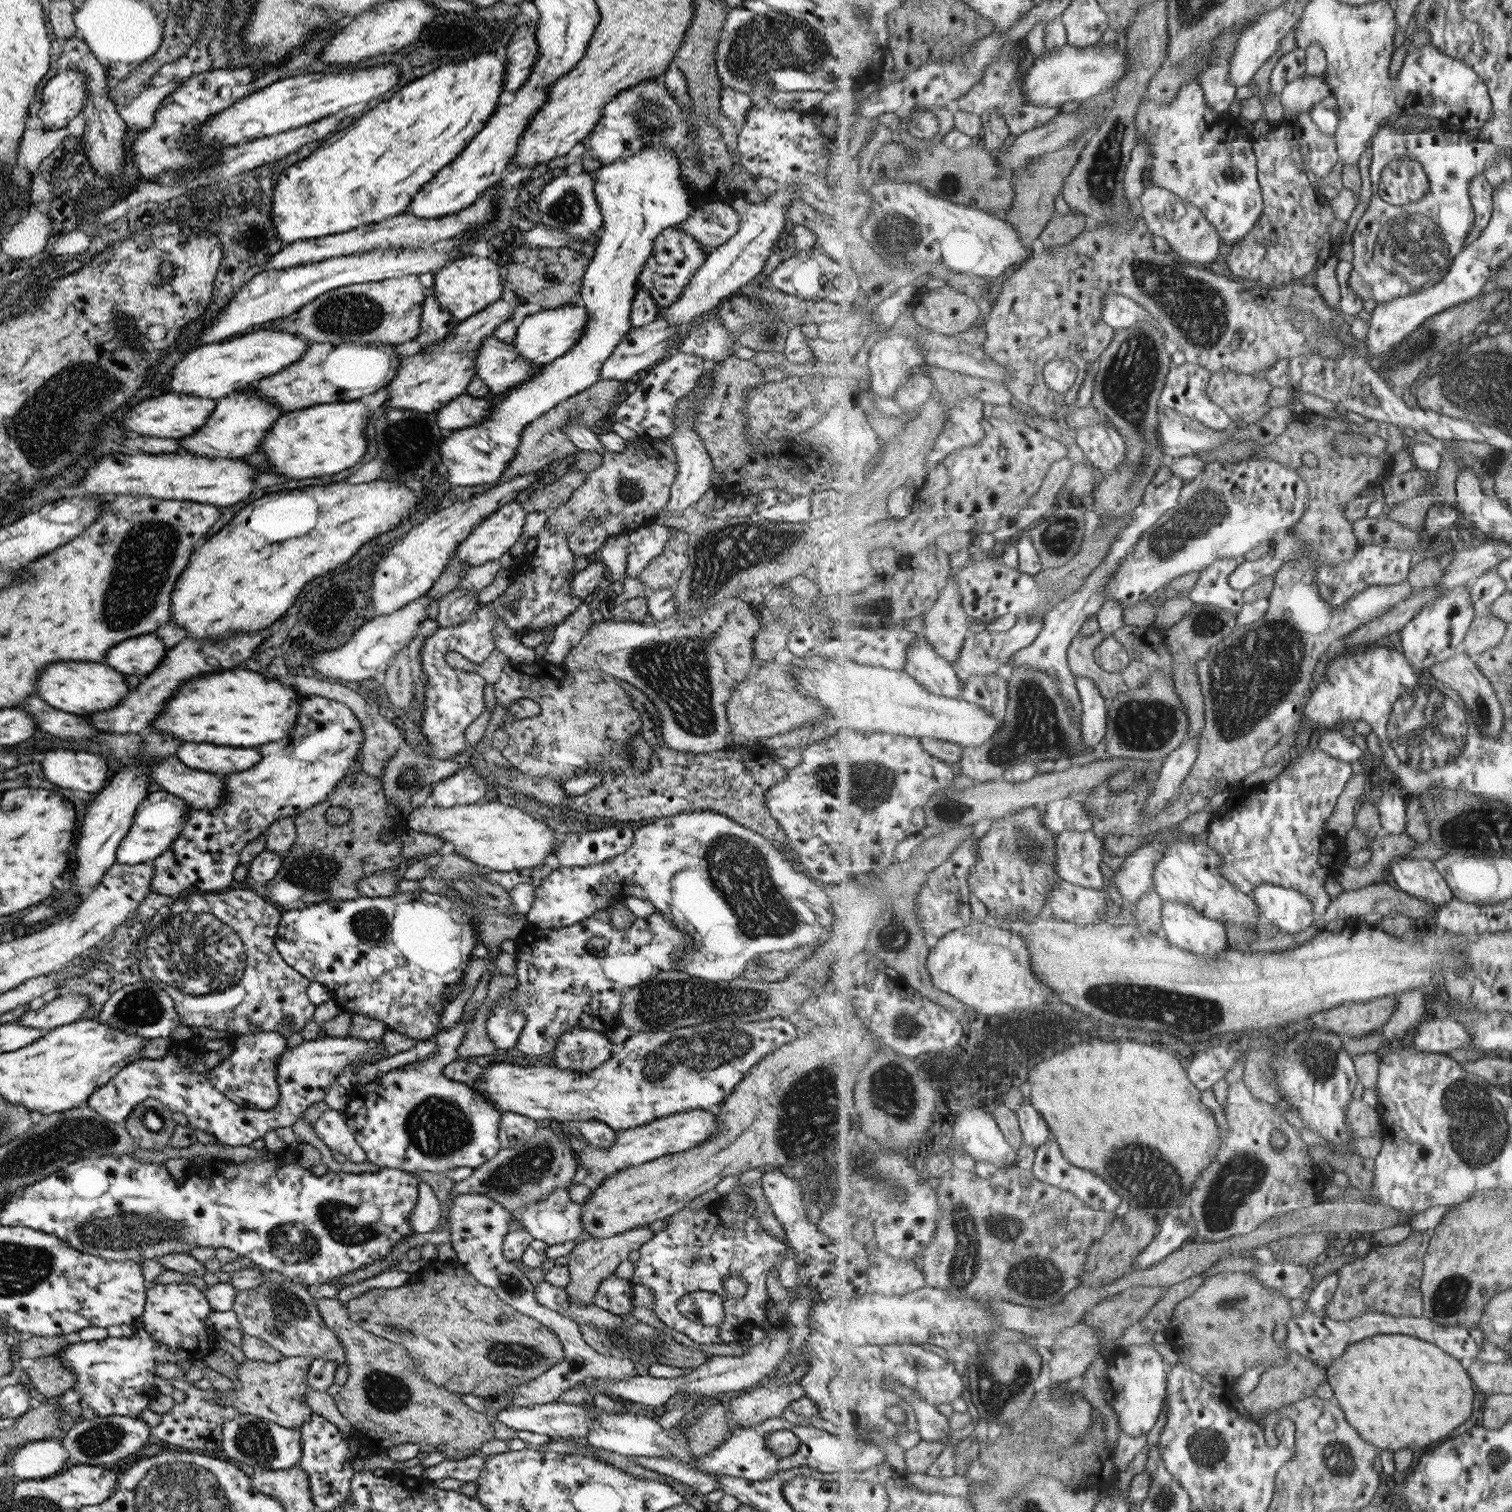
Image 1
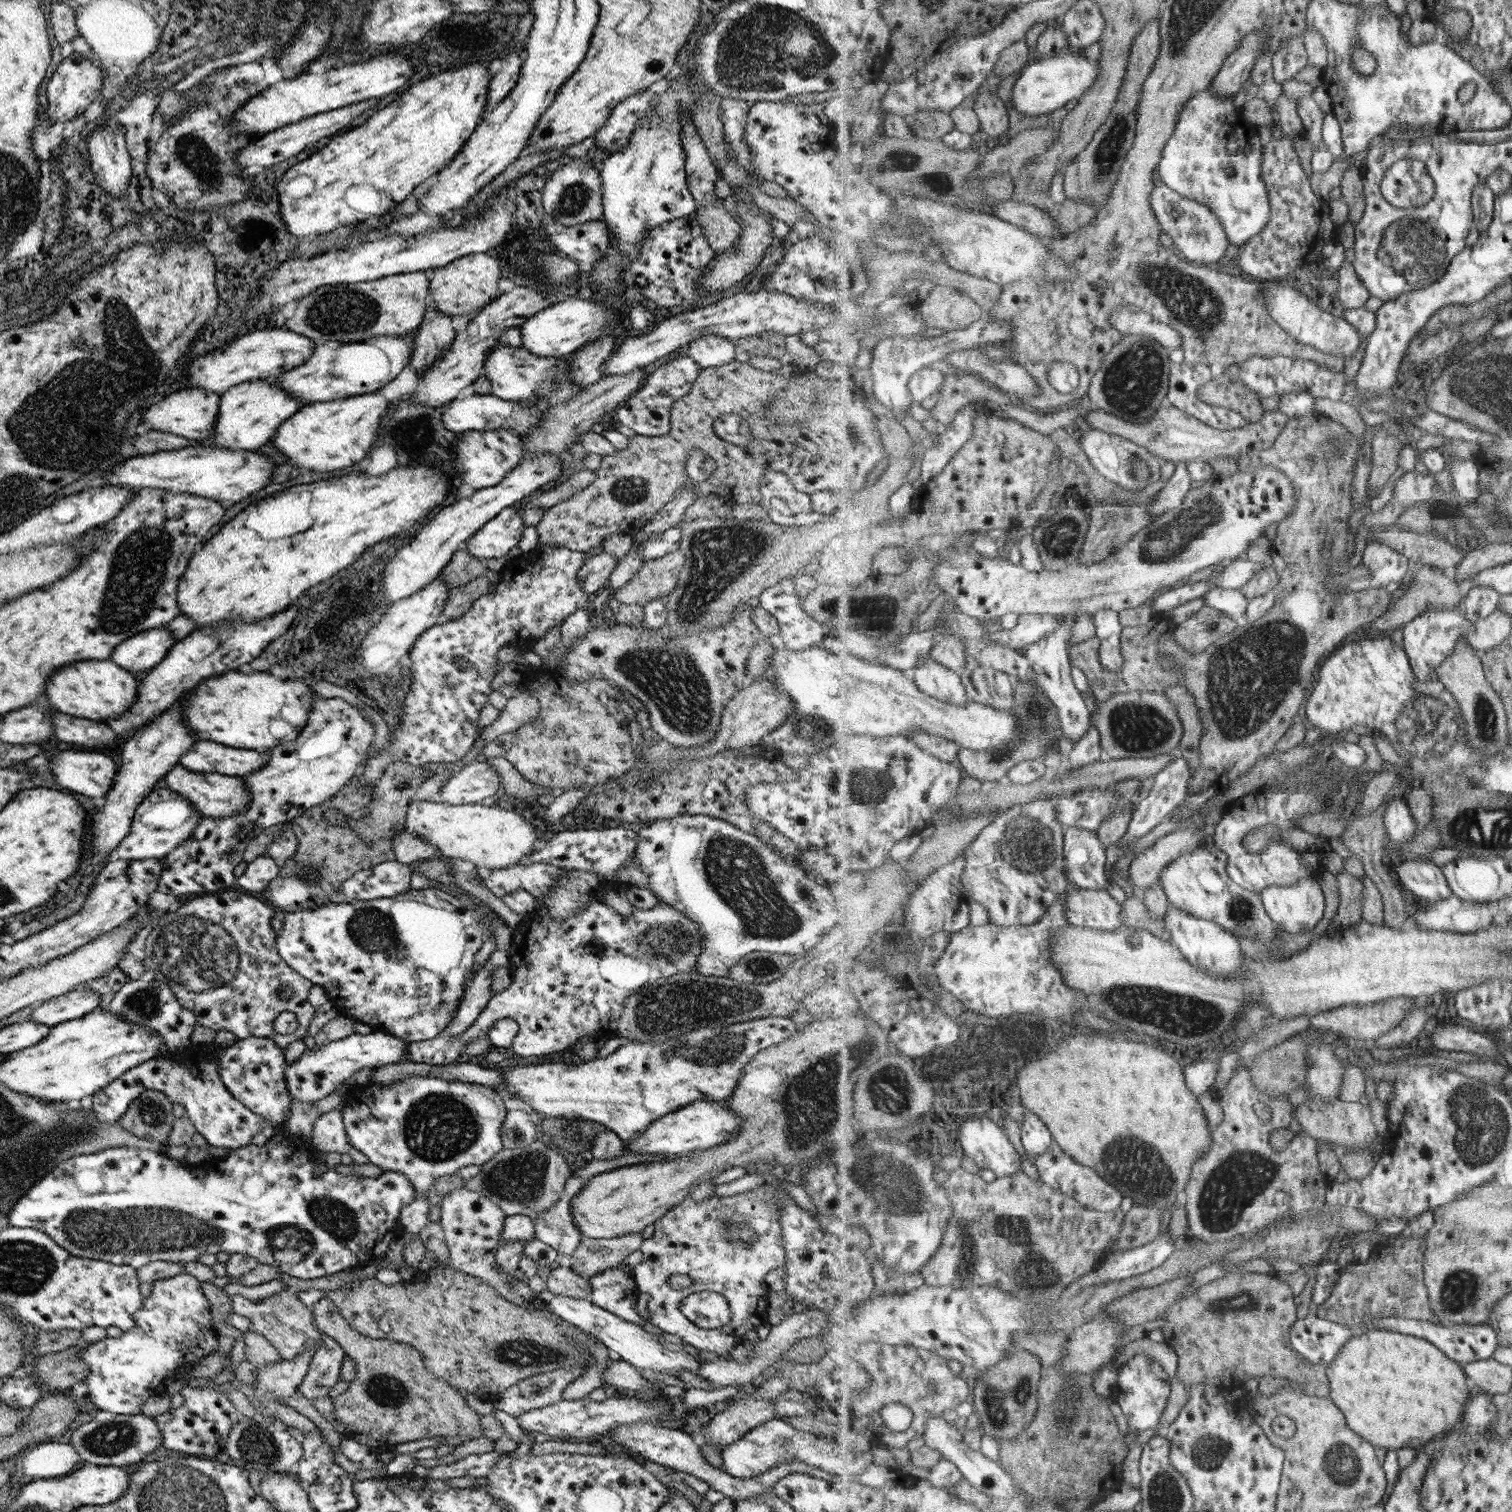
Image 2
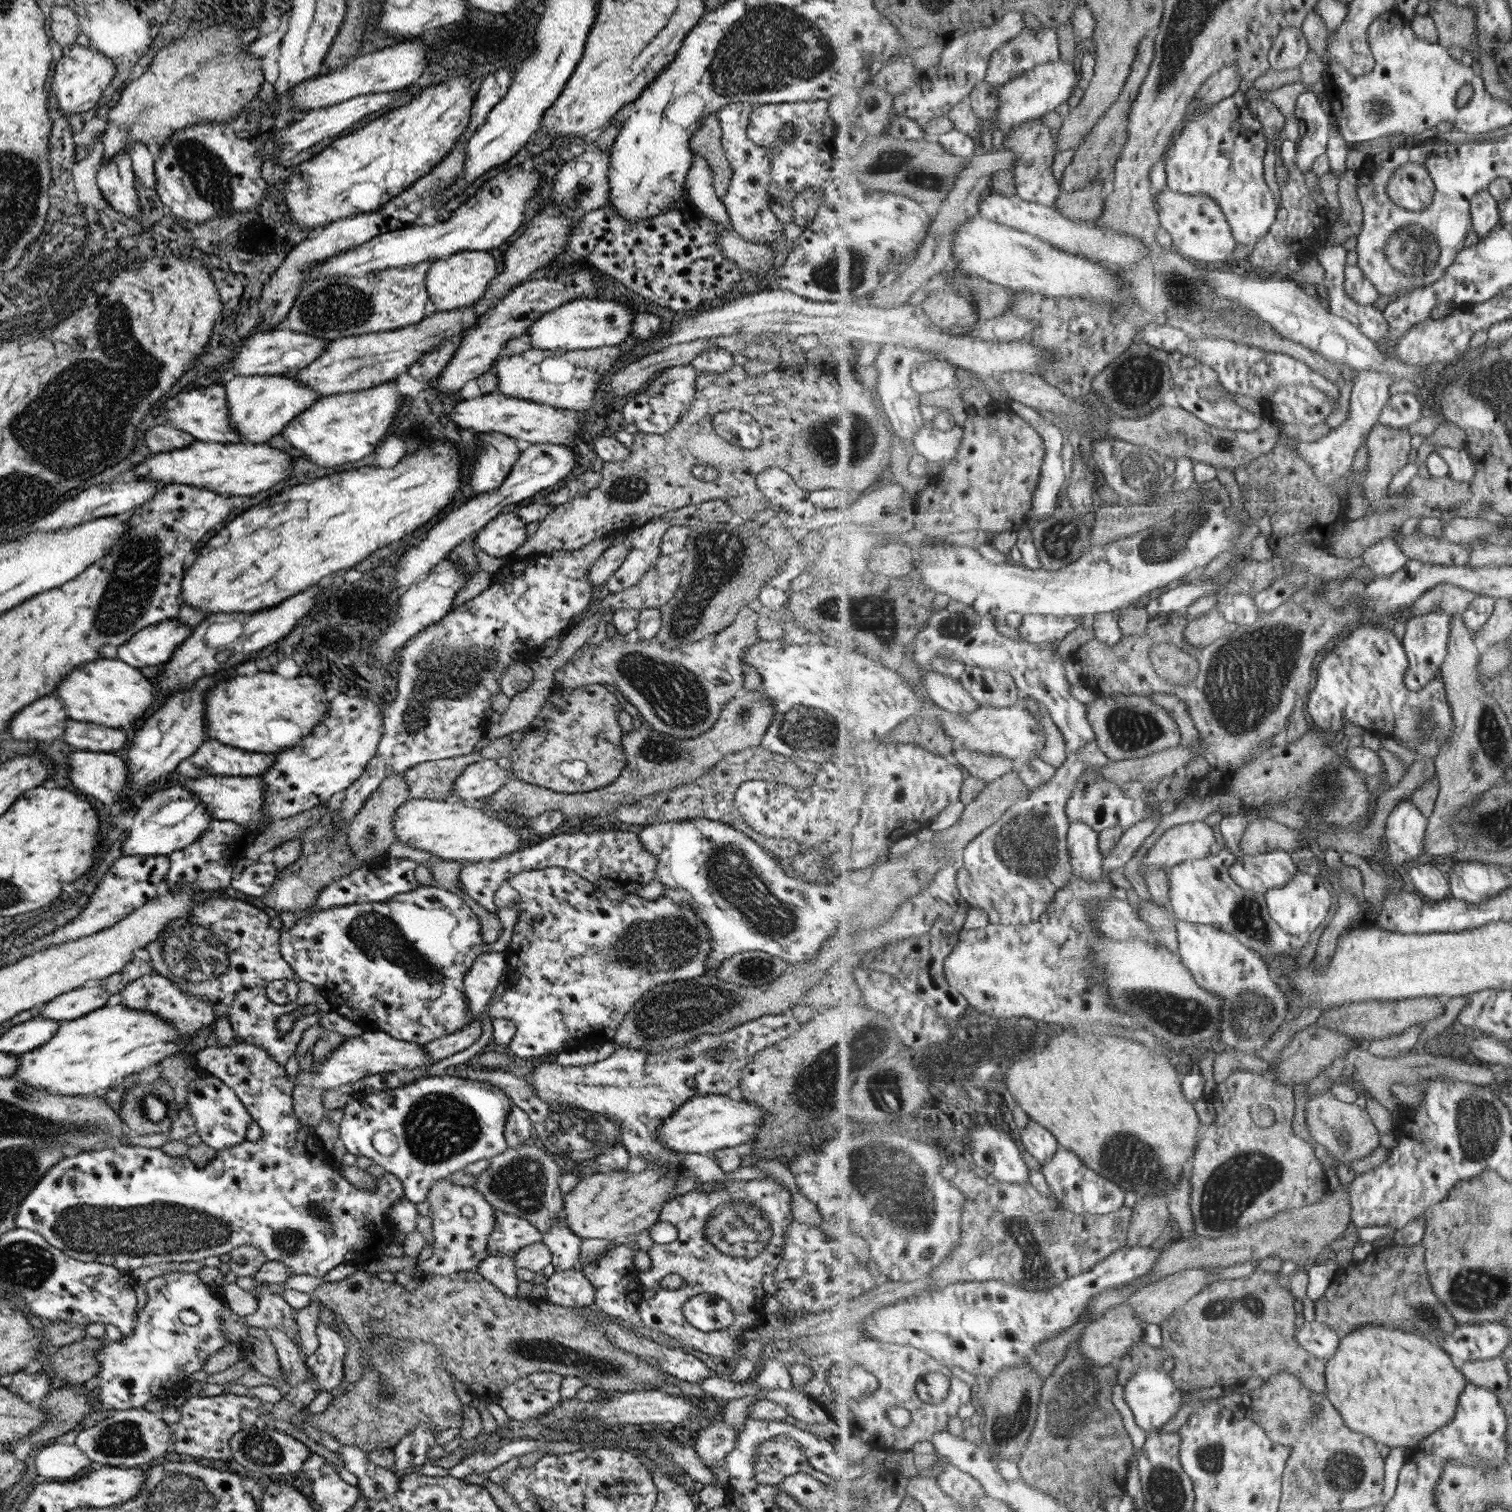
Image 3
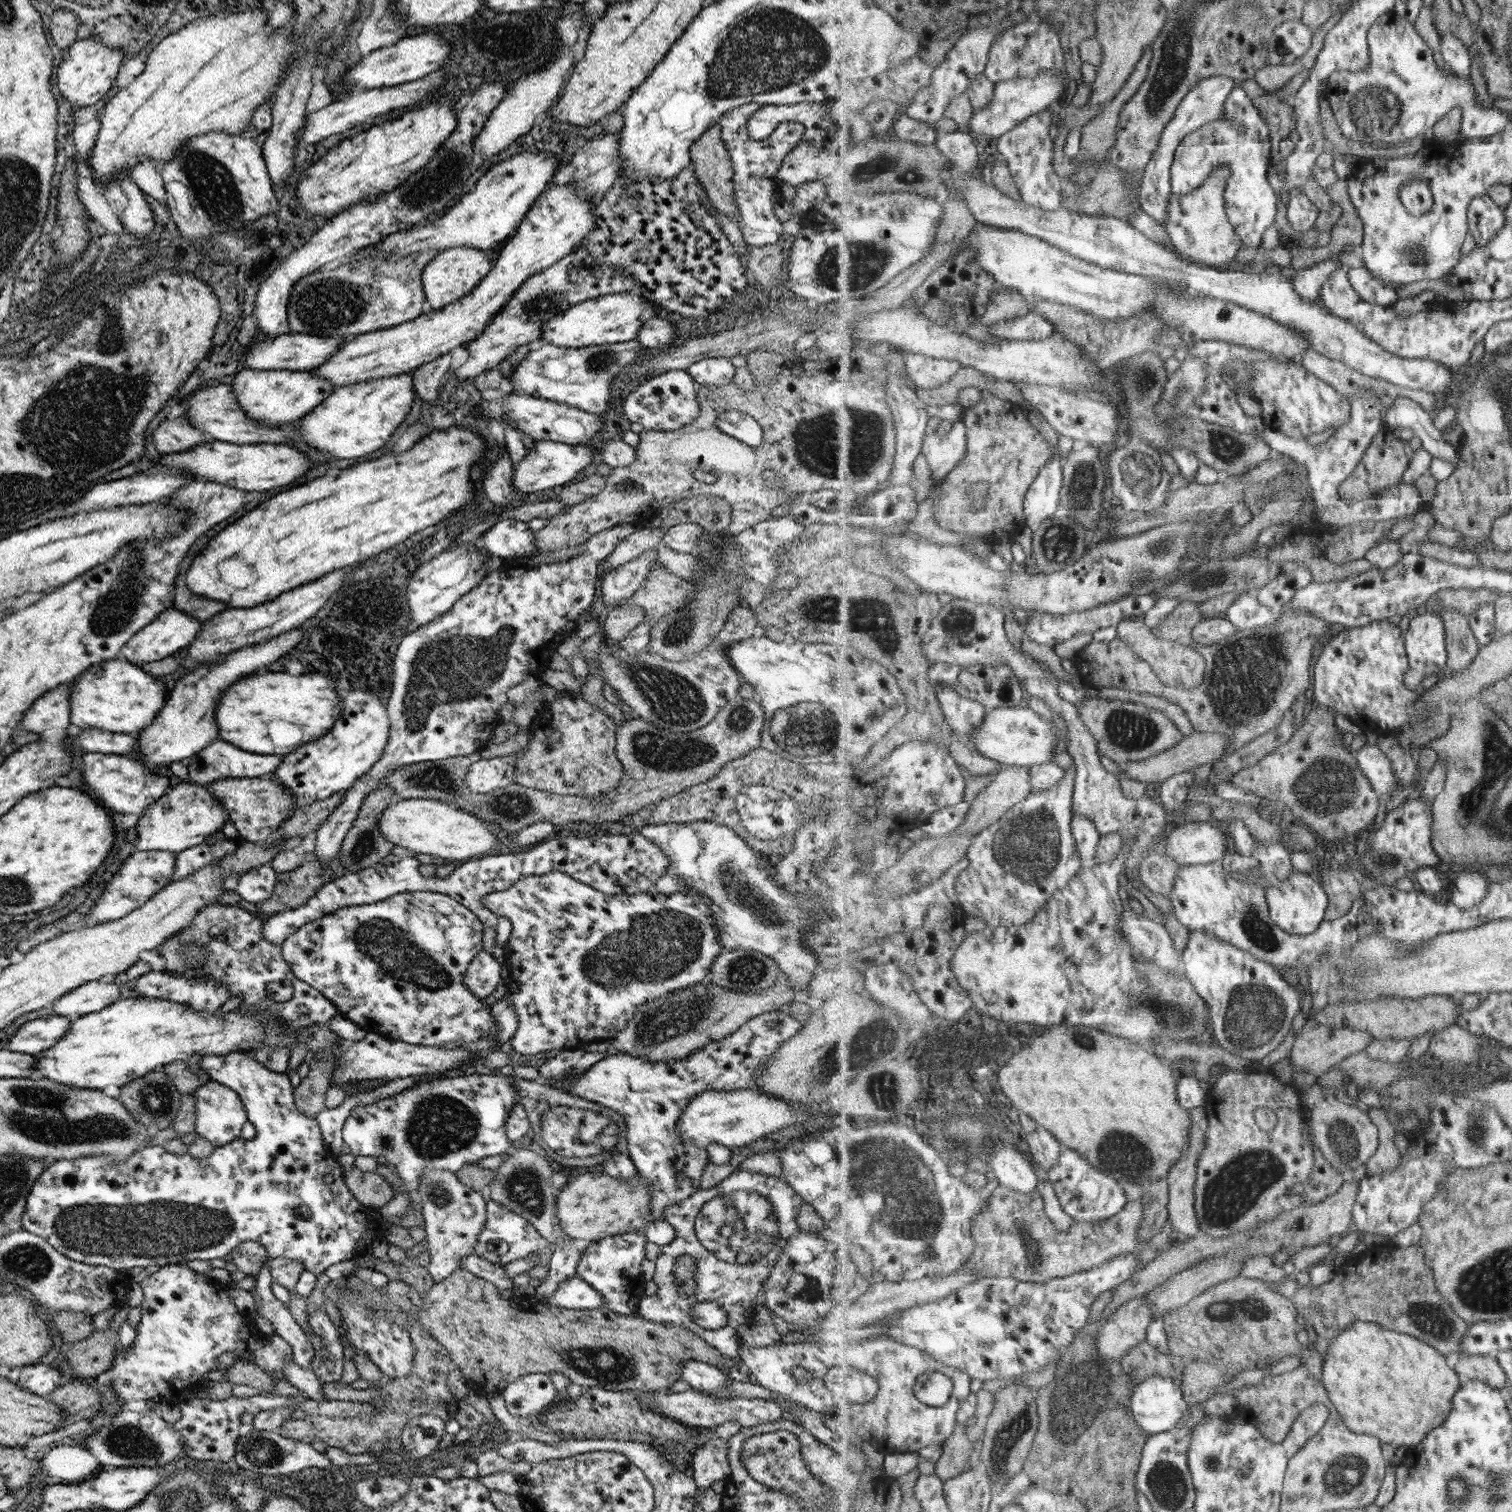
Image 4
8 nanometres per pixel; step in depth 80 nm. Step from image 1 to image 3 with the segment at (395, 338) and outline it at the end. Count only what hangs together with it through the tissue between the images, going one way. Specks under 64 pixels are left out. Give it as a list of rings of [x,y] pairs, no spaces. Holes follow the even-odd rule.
[[[423,261],[411,266],[373,271],[360,277],[326,276],[309,281],[304,287],[298,287],[297,294],[289,307],[284,327],[291,332],[303,333],[328,342],[335,338],[390,331],[415,324],[424,317],[423,306],[428,299],[424,278],[429,265],[429,261]]]

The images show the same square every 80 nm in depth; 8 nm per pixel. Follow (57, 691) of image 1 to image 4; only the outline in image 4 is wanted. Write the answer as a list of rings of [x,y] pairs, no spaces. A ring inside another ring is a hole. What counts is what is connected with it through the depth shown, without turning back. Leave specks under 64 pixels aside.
[[[119,657],[92,664],[70,681],[70,723],[77,728],[100,728],[105,732],[121,734],[139,732],[151,724],[155,714],[160,711],[159,708],[165,704],[165,698],[168,698],[165,690],[168,690],[169,687],[168,679],[149,675],[147,672],[143,672],[139,666]]]

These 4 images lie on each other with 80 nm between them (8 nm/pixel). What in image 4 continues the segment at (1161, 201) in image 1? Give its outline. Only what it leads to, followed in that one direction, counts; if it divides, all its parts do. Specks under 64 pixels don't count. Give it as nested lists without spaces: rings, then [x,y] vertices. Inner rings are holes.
[[[1223,165],[1209,174],[1207,182],[1197,191],[1186,195],[1172,193],[1170,196],[1169,218],[1165,229],[1172,244],[1185,259],[1203,266],[1224,268],[1237,258],[1243,242],[1229,220],[1224,195],[1231,175],[1232,168]]]

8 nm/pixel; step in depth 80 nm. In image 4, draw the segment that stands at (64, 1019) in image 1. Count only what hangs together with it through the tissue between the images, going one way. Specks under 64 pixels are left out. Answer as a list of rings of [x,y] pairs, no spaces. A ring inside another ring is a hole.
[[[99,979],[86,981],[58,998],[55,1007],[51,1007],[52,1014],[64,1016],[71,1020],[90,1012],[99,1012],[118,998],[124,997],[126,992],[127,985],[109,984],[101,982]]]

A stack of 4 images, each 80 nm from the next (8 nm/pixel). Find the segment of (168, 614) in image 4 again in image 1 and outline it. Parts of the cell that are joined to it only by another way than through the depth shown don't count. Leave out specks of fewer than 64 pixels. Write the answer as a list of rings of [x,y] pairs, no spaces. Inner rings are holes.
[[[155,632],[142,634],[112,646],[106,652],[103,663],[125,677],[136,675],[142,678],[153,672],[166,649]]]

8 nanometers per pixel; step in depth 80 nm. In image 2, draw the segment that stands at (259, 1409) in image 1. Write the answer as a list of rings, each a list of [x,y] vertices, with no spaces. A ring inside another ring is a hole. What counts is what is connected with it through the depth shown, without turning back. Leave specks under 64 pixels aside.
[[[313,1349],[305,1350],[305,1352],[301,1352],[301,1354],[291,1360],[278,1361],[269,1367],[259,1367],[253,1373],[253,1376],[255,1376],[255,1384],[252,1388],[255,1392],[256,1400],[263,1406],[264,1414],[268,1417],[277,1418],[283,1424],[296,1429],[297,1432],[302,1434],[305,1432],[313,1432],[316,1430],[316,1426],[311,1420],[299,1414],[299,1412],[295,1412],[295,1410],[287,1406],[277,1403],[276,1398],[289,1398],[296,1394],[297,1387],[303,1382],[314,1352]]]

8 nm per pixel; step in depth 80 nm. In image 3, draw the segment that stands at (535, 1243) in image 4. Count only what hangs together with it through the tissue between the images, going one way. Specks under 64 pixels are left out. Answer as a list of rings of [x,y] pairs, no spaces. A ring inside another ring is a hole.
[[[493,1209],[494,1223],[486,1240],[488,1256],[514,1256],[518,1250],[533,1242],[542,1242],[542,1234],[524,1218]]]

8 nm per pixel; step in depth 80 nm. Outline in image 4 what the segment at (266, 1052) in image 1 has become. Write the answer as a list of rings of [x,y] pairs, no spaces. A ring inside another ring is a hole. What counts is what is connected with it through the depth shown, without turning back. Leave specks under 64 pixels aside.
[[[230,1052],[229,1054],[209,1054],[201,1056],[200,1070],[204,1070],[210,1080],[217,1081],[219,1084],[234,1090],[242,1105],[244,1106],[248,1121],[255,1128],[255,1136],[249,1140],[239,1137],[227,1144],[216,1146],[211,1154],[205,1158],[194,1159],[191,1156],[174,1155],[165,1152],[161,1145],[148,1145],[134,1152],[133,1156],[128,1156],[123,1160],[112,1160],[108,1156],[83,1156],[73,1160],[58,1160],[53,1162],[47,1169],[43,1169],[39,1174],[38,1180],[32,1184],[31,1190],[26,1196],[24,1202],[24,1211],[20,1216],[20,1224],[23,1230],[40,1236],[47,1244],[50,1244],[57,1252],[66,1256],[69,1260],[93,1266],[106,1266],[115,1270],[126,1271],[133,1266],[142,1268],[158,1268],[163,1265],[185,1264],[188,1260],[211,1260],[212,1258],[221,1258],[229,1254],[238,1244],[246,1240],[255,1241],[262,1244],[266,1250],[266,1256],[269,1259],[283,1257],[284,1259],[293,1259],[296,1263],[301,1263],[304,1270],[311,1272],[315,1276],[342,1260],[351,1260],[352,1255],[356,1254],[355,1247],[359,1238],[367,1232],[367,1228],[376,1231],[373,1238],[379,1237],[376,1229],[378,1221],[375,1216],[378,1214],[373,1208],[363,1206],[355,1200],[355,1197],[345,1186],[343,1168],[337,1163],[337,1156],[330,1152],[326,1143],[321,1138],[319,1126],[314,1118],[307,1118],[300,1113],[294,1105],[292,1087],[285,1073],[271,1072],[267,1070],[260,1062],[252,1058],[251,1052]],[[307,1206],[309,1216],[305,1219],[297,1219],[293,1213],[295,1208]]]

